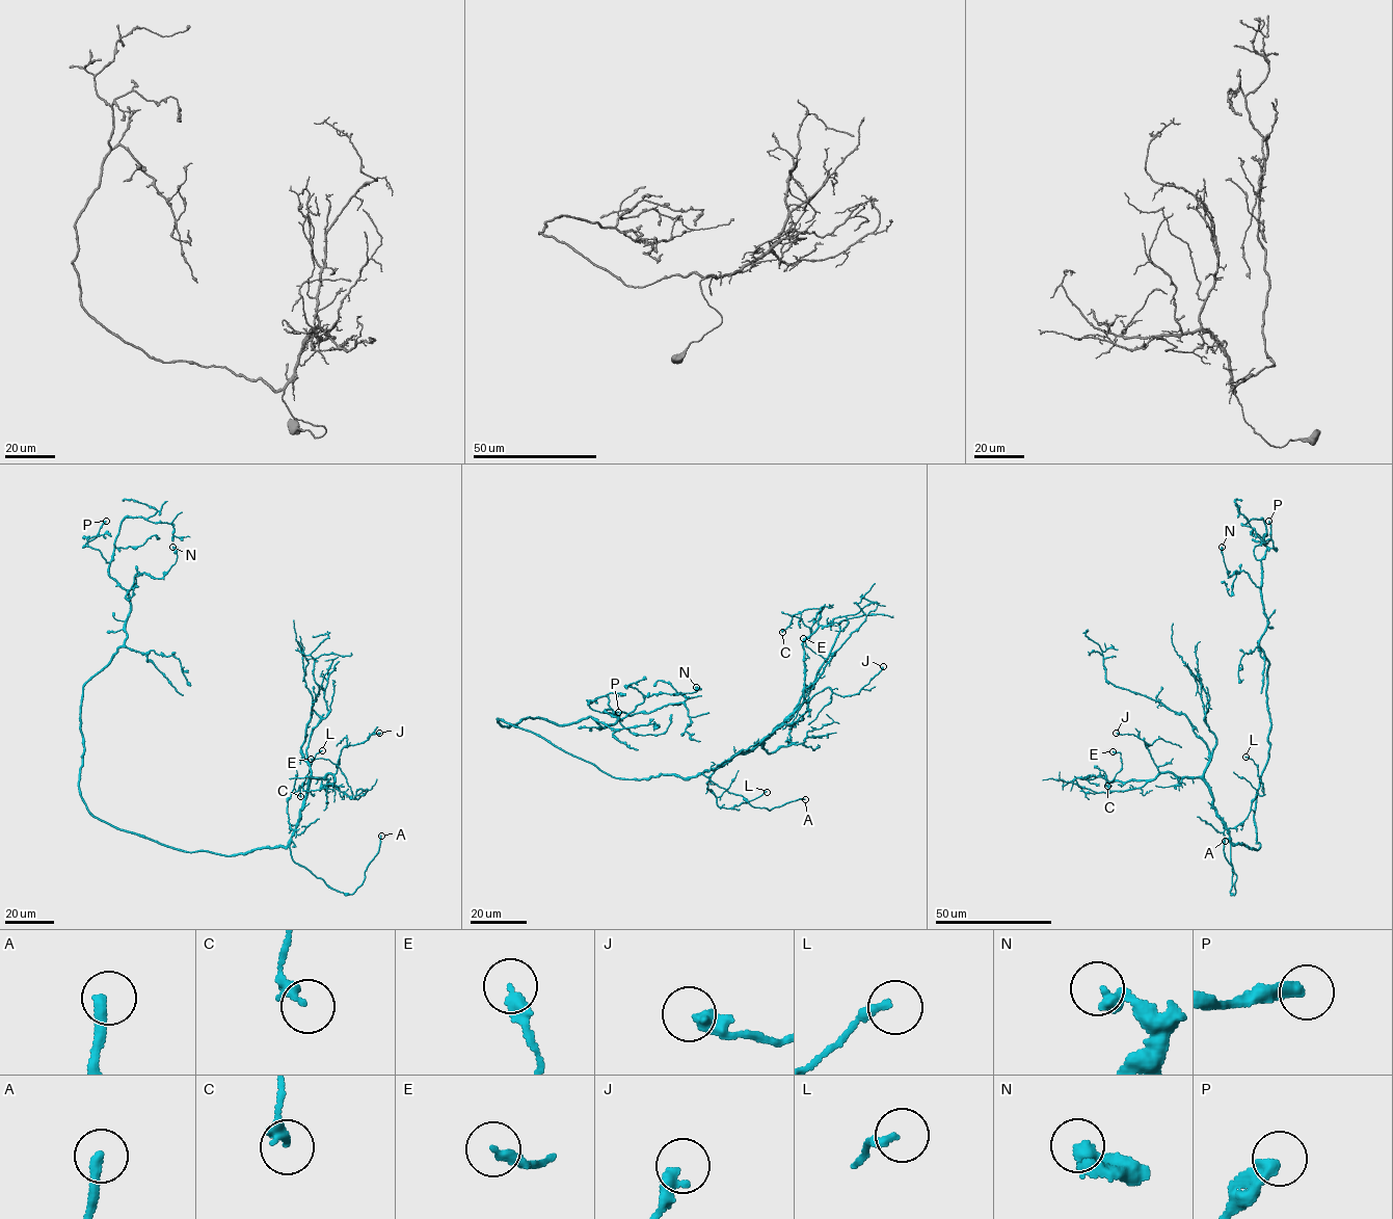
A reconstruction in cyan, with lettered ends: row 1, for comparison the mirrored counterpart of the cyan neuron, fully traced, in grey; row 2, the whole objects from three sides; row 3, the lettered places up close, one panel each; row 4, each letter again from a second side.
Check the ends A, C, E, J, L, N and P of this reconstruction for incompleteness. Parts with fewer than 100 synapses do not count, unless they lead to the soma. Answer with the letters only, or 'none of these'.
A

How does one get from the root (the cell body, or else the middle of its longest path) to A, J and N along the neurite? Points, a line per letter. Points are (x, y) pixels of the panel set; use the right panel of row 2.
A: (1255, 825), (1259, 848), (1231, 844), (1232, 883), (1230, 892), (1234, 895), (1236, 875), (1224, 854), (1225, 841)
J: (1255, 825), (1260, 847), (1234, 844), (1208, 784), (1160, 772), (1149, 744), (1116, 733)
N: (1255, 825), (1269, 747), (1268, 662), (1258, 642), (1267, 616), (1249, 574), (1228, 577), (1222, 547)

